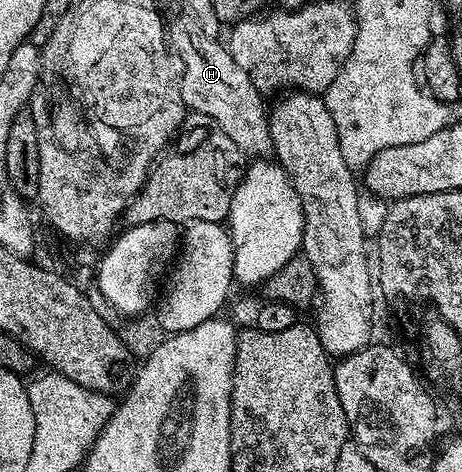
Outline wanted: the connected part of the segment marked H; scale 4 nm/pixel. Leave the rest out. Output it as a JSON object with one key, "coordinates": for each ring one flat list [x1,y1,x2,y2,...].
{"coordinates":[[170,20,167,25,167,37,171,42,171,48,183,66,181,90,183,91,186,106,194,114,202,115,201,113,206,113,213,120,212,124,221,132,226,133,241,148,242,154,249,156,250,153,250,158,253,159,261,159,272,154,273,140,269,134,267,101,265,105,264,99,261,98,264,97,262,90,257,89,255,83,251,83,247,71,243,71,243,67,239,67,235,63,235,59,231,59,228,48,222,42,220,45,220,40,217,37,208,37,203,30,197,28,196,24,188,24,184,25,181,21,172,22]]}

